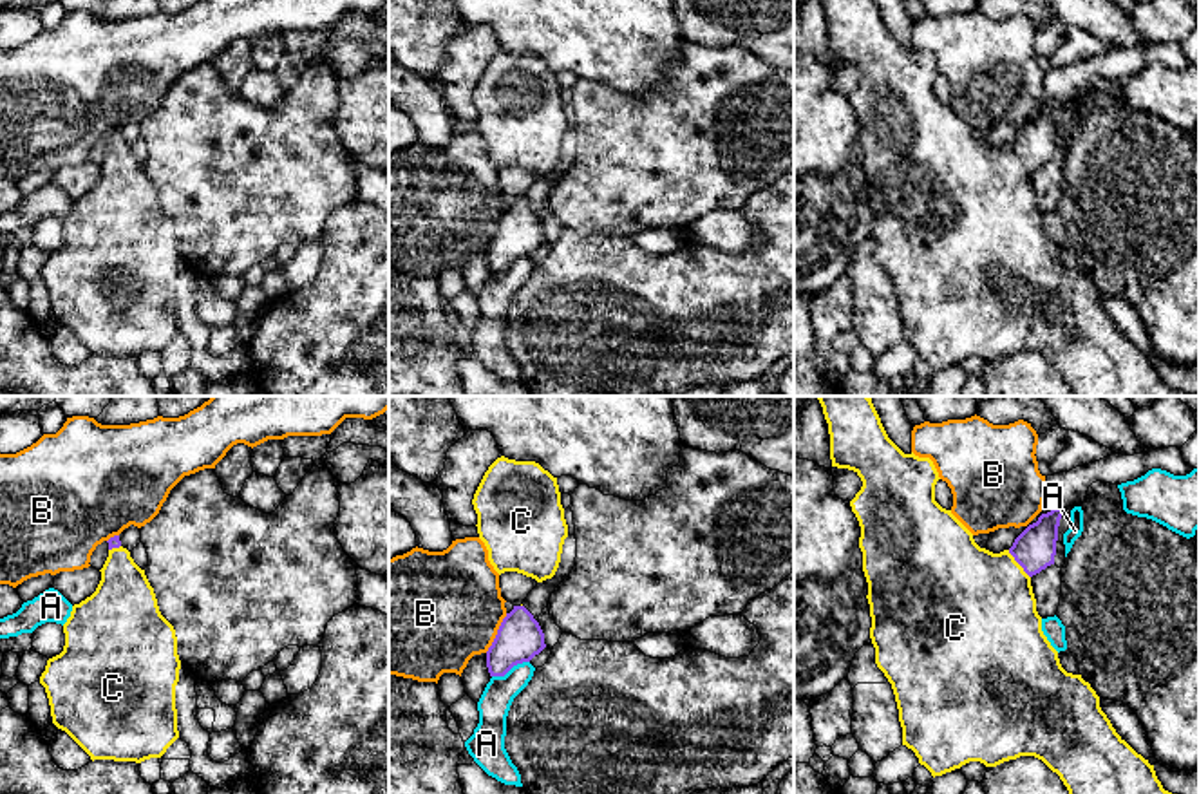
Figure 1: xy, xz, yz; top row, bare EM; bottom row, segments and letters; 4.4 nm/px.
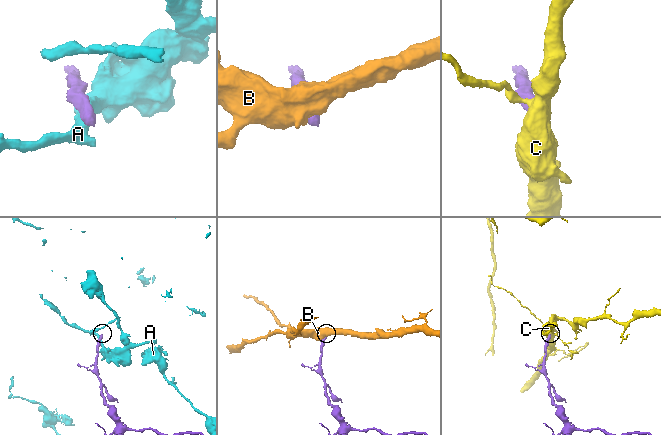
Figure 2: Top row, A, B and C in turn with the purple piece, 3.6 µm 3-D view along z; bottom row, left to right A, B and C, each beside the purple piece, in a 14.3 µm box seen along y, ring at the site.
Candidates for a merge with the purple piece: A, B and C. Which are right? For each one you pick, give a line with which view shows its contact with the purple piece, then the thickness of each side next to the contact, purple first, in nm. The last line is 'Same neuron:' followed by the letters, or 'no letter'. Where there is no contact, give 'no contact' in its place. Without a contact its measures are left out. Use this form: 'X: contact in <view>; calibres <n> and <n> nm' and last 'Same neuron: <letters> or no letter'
C: contact in yz; calibres 190 and 480 nm
Same neuron: C

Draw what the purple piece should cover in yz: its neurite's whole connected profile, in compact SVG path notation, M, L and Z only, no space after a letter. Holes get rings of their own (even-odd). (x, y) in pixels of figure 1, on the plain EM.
M821 0L830 29L830 54L832 61L854 65L863 81L850 96L855 109L861 132L859 143L863 147L863 166L868 177L868 199L870 199L870 233L875 242L875 259L892 279L899 317L902 322L902 340L911 344L931 371L942 371L969 356L980 356L986 362L996 362L1004 356L1016 354L1020 351L1034 351L1042 354L1053 367L1060 371L1069 385L1071 396L1186 396L1185 392L1163 383L1156 371L1154 360L1138 349L1112 322L1110 315L1100 302L1100 291L1081 269L1067 268L1058 253L1058 246L1051 241L1042 226L1042 212L1036 206L1036 194L1031 181L1031 172L1054 159L1058 121L1063 110L1063 103L1053 103L1042 109L1036 118L1029 119L1013 137L1009 145L993 148L980 143L973 128L951 109L935 96L935 80L940 74L939 67L930 52L919 52L913 47L904 49L886 29L881 13L873 0Z

